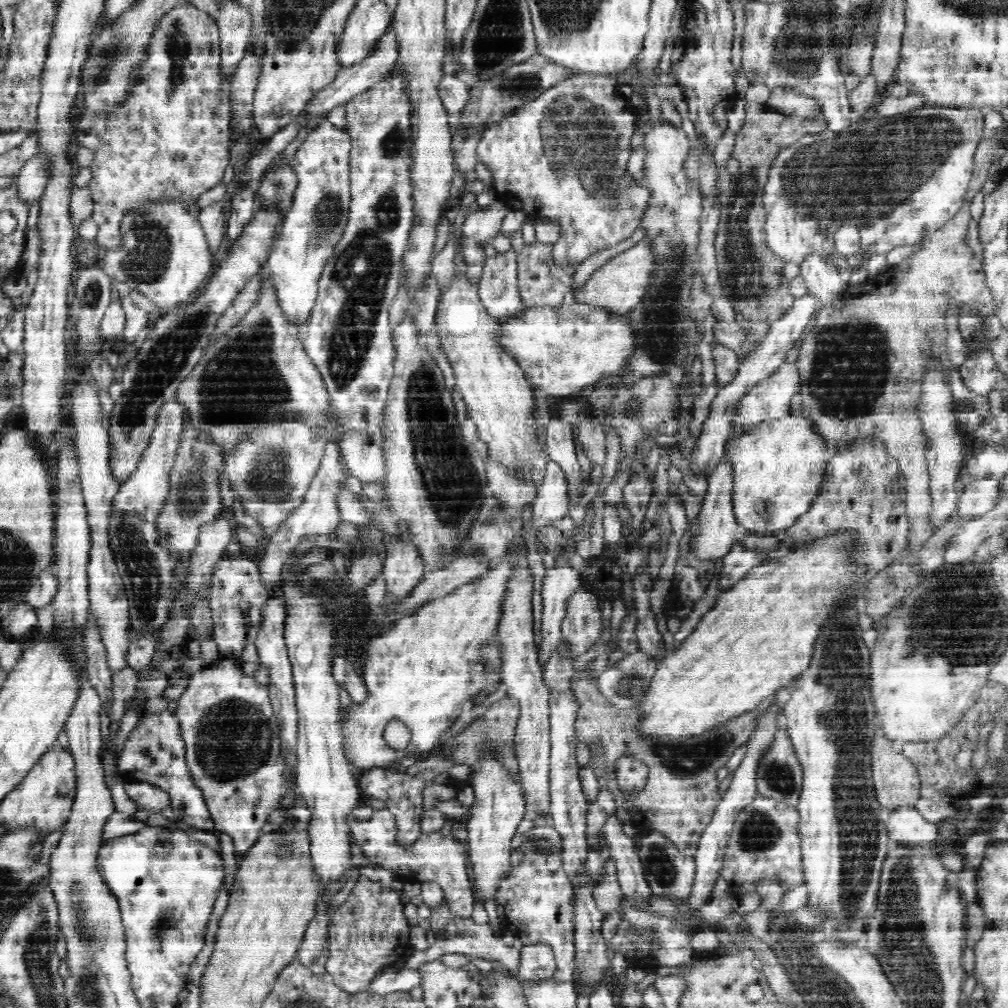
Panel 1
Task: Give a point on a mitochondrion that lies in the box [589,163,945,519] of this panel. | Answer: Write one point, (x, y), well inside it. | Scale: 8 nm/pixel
(849, 362)

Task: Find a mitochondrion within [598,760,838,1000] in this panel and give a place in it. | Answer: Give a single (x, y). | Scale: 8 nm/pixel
(759, 831)

